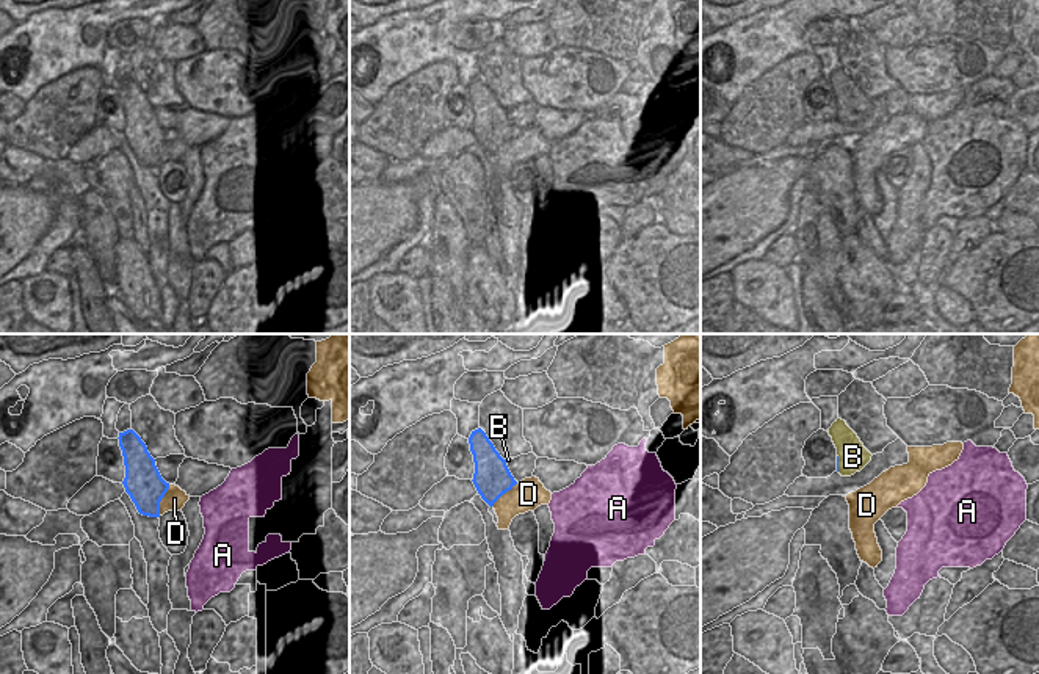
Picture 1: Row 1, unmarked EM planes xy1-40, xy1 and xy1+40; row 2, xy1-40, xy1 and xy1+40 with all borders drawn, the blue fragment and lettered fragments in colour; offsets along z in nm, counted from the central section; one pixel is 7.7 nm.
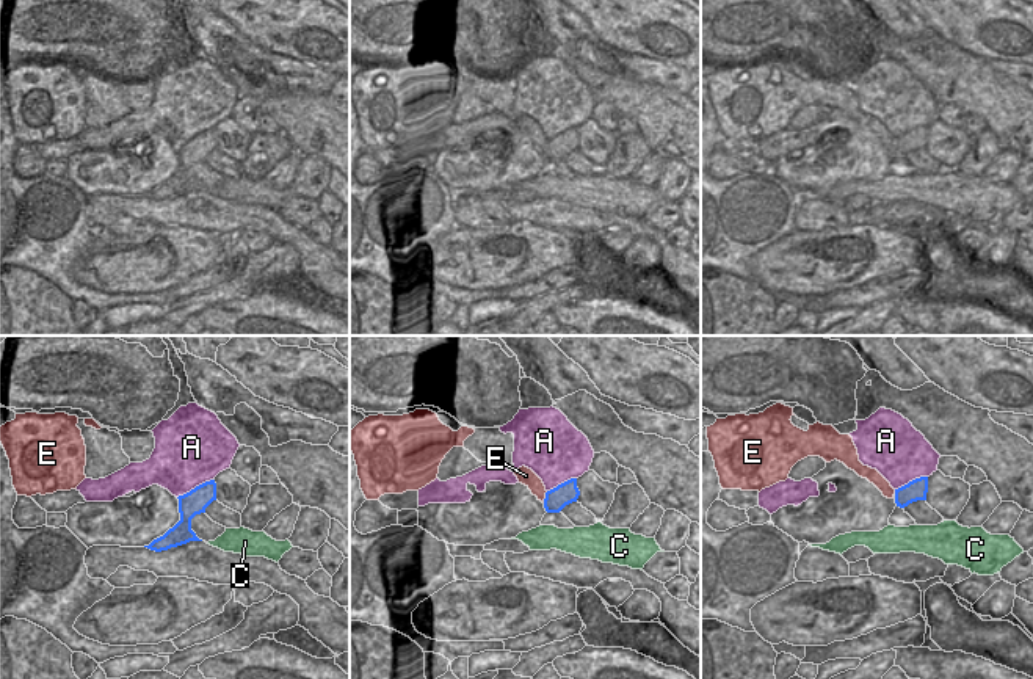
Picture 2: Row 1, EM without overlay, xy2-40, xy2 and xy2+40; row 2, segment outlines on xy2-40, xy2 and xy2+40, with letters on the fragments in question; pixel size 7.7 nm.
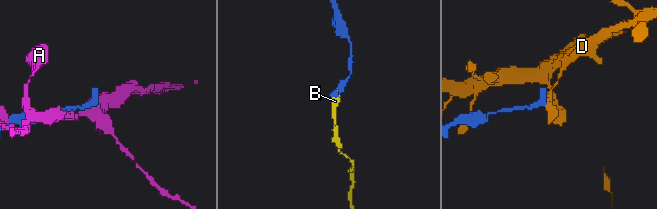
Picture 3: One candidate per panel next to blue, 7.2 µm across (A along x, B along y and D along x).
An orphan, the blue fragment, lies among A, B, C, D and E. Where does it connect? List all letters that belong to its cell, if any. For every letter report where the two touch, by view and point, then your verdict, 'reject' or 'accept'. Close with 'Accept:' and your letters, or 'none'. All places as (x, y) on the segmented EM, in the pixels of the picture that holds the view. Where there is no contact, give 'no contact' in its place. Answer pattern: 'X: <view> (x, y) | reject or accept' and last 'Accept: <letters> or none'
A: xy2-40 (196, 486) | reject
B: xy1+40 (837, 463) | accept
C: no contact | reject
D: xy1-40 (160, 500) | reject
E: xy2 (546, 497) | reject
Accept: B

